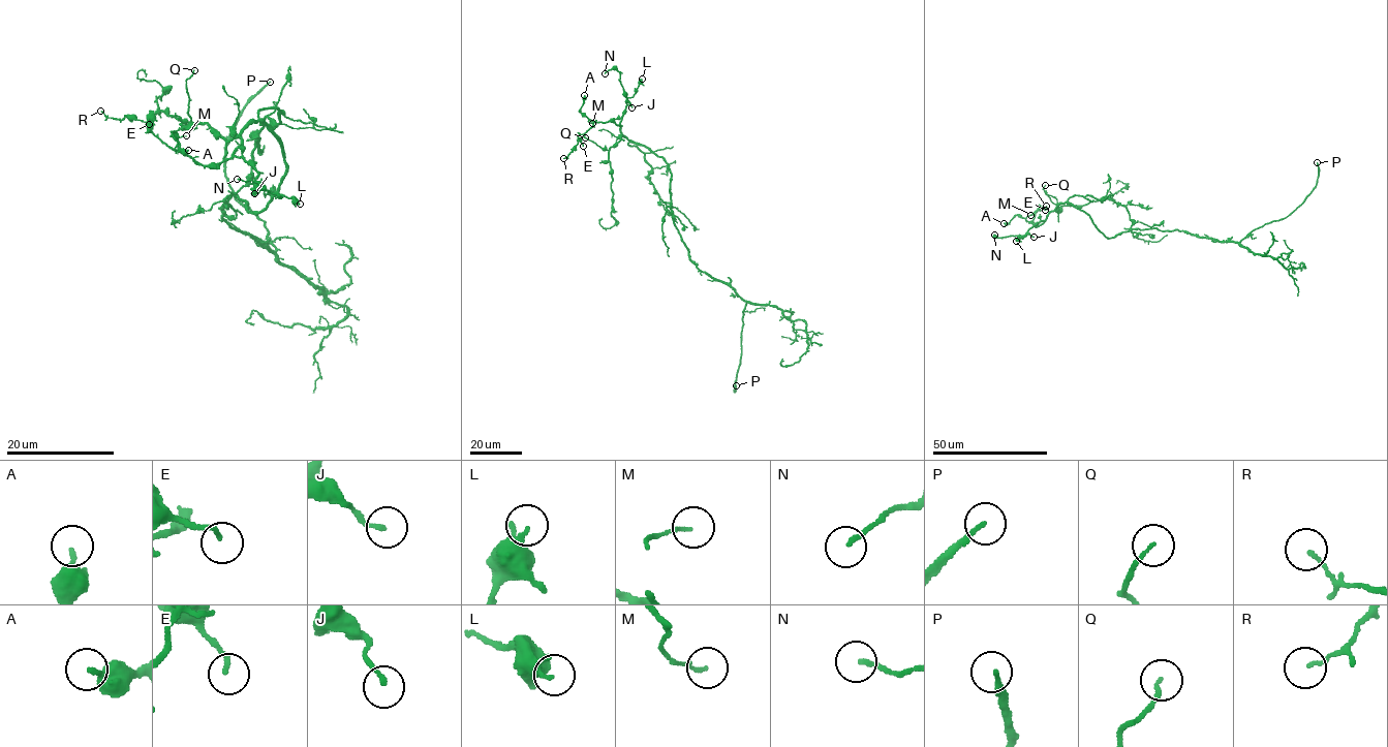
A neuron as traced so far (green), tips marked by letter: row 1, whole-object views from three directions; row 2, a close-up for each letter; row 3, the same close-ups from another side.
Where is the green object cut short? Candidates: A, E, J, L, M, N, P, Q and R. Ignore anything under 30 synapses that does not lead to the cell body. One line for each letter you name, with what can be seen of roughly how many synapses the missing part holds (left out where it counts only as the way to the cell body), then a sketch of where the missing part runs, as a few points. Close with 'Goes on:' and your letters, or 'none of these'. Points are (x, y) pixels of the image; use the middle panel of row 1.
P: missing branch runs (736, 385), (763, 330)
Goes on: P

